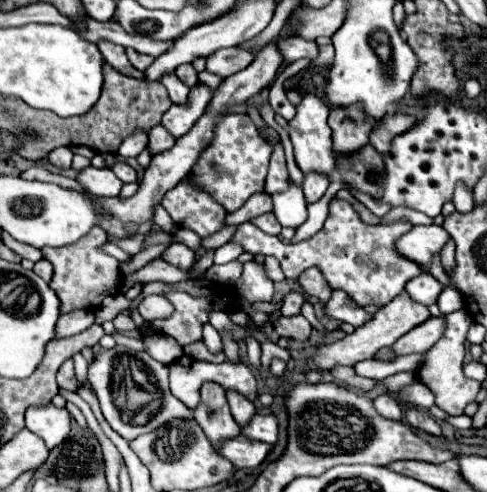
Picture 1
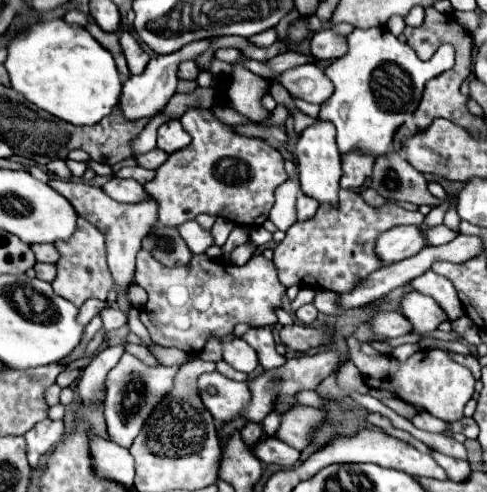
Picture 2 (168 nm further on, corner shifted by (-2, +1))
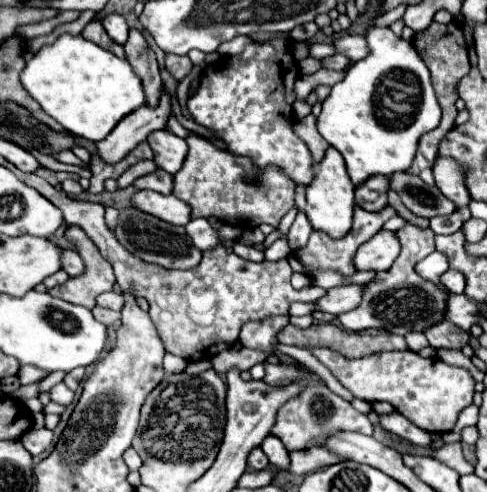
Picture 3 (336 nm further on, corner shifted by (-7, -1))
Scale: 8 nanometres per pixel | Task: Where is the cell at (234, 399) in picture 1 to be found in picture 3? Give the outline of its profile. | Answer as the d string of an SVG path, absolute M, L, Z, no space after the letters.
M260 447L252 449L252 453L248 455L248 469L252 471L262 471L268 465L268 457L264 455L264 451Z

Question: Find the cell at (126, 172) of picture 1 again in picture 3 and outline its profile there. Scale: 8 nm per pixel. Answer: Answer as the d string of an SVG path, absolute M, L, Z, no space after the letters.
M158 169L150 175L144 175L144 177L138 177L134 183L132 183L136 189L152 189L152 191L158 191L158 193L164 193L168 195L172 191L172 175Z

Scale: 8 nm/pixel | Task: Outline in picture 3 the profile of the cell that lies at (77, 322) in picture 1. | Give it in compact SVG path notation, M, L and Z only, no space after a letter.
M118 289L114 291L108 291L108 293L102 293L98 299L96 299L96 305L98 307L106 307L106 309L114 309L114 311L120 311L122 305L124 305L124 297Z

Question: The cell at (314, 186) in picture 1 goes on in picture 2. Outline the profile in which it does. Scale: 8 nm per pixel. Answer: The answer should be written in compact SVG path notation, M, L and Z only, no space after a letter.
M299 193L299 195L297 195L297 221L307 221L307 219L311 219L311 217L315 215L317 207L319 207L319 203L317 203L315 199Z

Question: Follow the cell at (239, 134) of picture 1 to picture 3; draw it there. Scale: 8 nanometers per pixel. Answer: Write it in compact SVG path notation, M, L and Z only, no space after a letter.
M190 133L186 137L190 147L180 173L174 175L172 195L188 203L192 217L216 217L222 223L234 225L240 231L250 231L262 223L278 227L280 219L294 205L296 183L276 165L256 167L248 157L232 155L216 147L210 139Z

